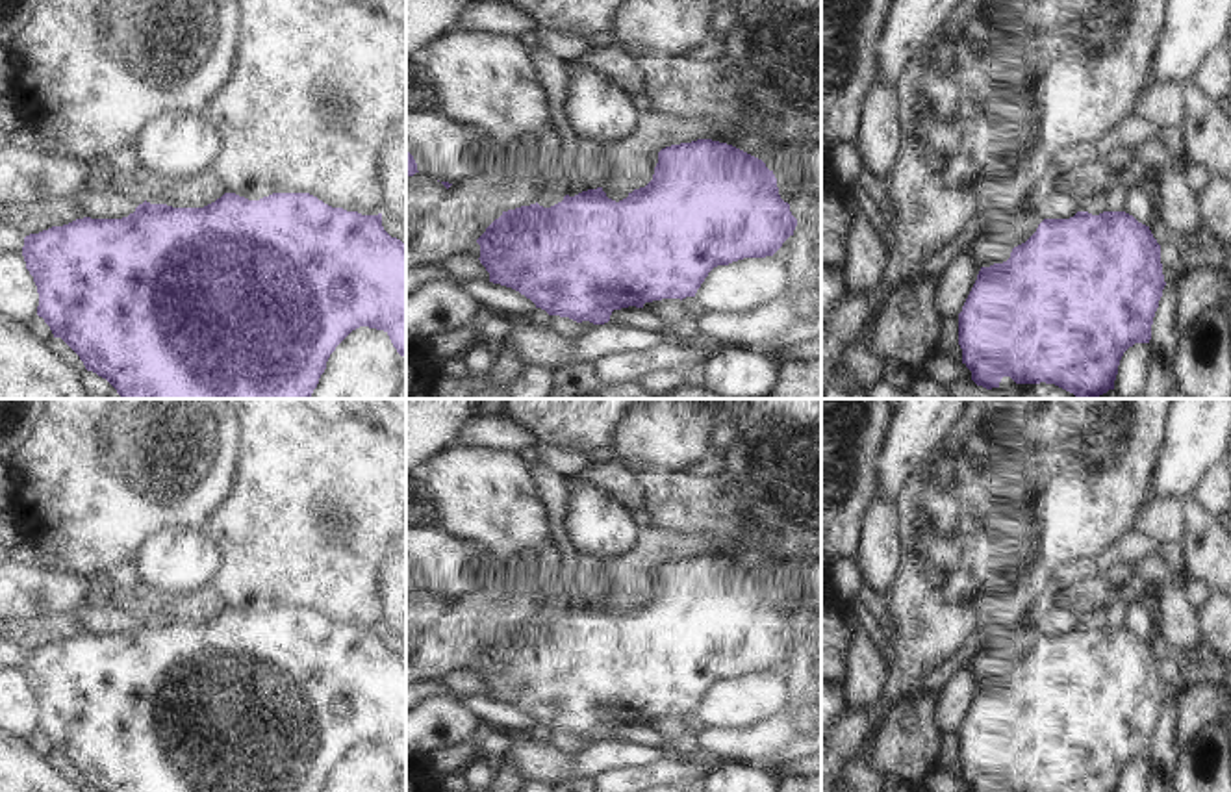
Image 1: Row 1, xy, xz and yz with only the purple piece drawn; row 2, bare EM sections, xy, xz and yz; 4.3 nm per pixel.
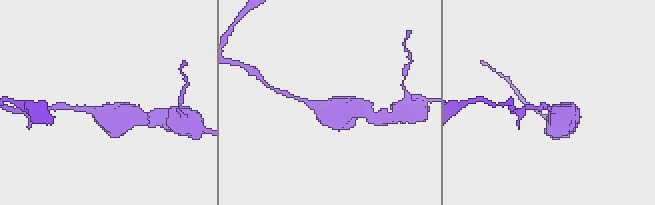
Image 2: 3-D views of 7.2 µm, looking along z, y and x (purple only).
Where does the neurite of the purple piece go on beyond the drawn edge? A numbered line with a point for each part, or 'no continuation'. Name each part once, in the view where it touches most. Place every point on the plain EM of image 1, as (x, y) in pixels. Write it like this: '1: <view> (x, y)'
no continuation

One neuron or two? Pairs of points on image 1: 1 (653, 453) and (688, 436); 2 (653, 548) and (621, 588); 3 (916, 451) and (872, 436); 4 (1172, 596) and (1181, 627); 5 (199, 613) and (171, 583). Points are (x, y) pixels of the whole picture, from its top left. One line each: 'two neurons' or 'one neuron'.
1: one neuron
2: one neuron
3: two neurons
4: one neuron
5: two neurons

